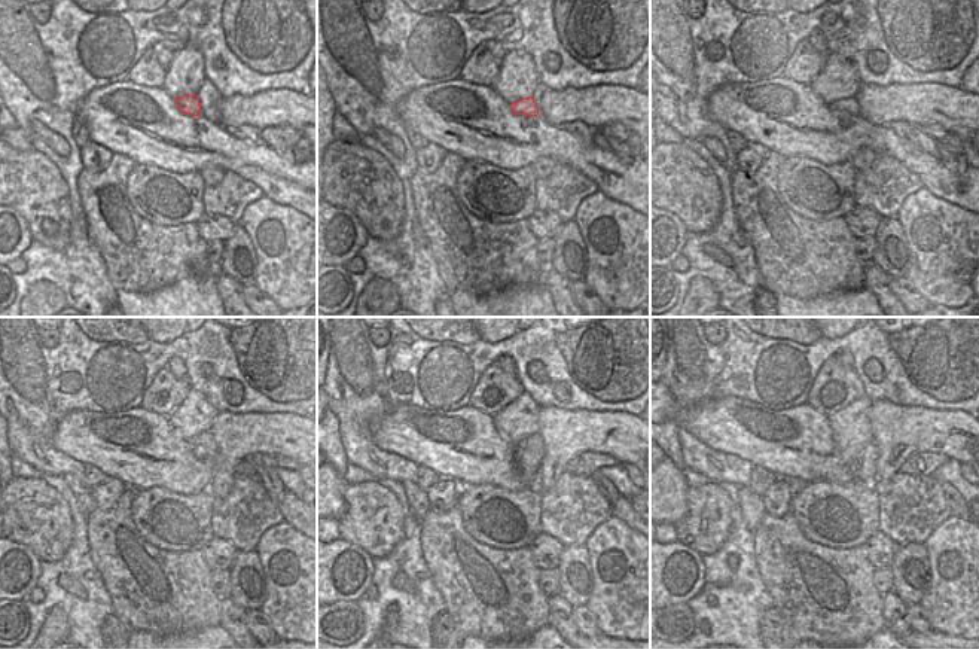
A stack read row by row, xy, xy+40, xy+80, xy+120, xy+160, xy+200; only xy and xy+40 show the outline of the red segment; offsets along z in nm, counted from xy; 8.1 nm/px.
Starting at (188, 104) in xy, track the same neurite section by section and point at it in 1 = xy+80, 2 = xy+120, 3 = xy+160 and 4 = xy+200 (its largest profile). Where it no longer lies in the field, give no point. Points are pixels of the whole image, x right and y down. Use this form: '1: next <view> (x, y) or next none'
1: next xy+80 (854, 106)
2: next xy+120 (204, 447)
3: next xy+160 (530, 454)
4: next xy+200 (862, 466)

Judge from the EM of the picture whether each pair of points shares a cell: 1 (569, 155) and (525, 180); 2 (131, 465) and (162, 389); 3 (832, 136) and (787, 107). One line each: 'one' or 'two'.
1: two
2: two
3: one

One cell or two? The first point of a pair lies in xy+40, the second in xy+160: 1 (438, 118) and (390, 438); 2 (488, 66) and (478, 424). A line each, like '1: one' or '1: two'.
1: one
2: two

